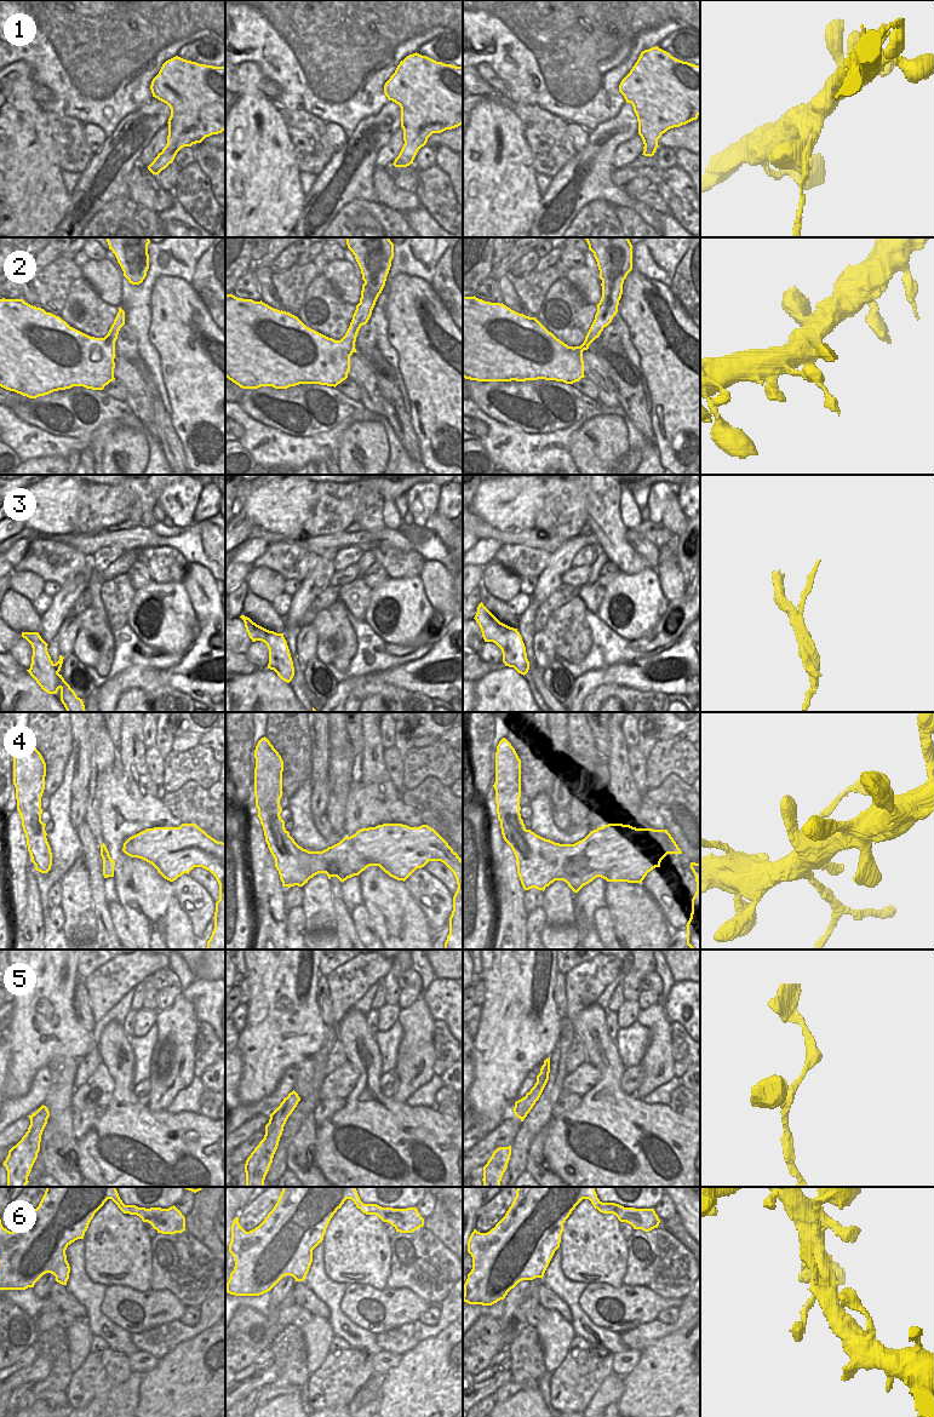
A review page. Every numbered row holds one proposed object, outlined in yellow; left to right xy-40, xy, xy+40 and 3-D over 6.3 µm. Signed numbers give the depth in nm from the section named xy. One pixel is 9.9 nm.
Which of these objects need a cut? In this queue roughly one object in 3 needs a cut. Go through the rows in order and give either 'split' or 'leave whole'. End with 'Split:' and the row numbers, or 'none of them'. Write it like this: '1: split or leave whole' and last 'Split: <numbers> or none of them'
1: split
2: leave whole
3: split
4: leave whole
5: leave whole
6: leave whole
Split: 1, 3

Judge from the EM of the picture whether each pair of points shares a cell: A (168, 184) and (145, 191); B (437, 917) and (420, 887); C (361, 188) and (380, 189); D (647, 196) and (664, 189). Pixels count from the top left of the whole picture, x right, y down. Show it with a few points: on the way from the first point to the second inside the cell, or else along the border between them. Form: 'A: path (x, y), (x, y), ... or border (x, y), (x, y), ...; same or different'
A: border (154, 176), (155, 181), (164, 189), (172, 191); different
B: path (433, 910), (433, 899), (428, 894); same
C: border (374, 166), (372, 183), (377, 201); different
D: border (652, 188), (662, 198), (670, 212); different

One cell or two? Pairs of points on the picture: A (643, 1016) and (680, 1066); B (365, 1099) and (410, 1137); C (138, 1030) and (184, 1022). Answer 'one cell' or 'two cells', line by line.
A: two cells
B: one cell
C: two cells

